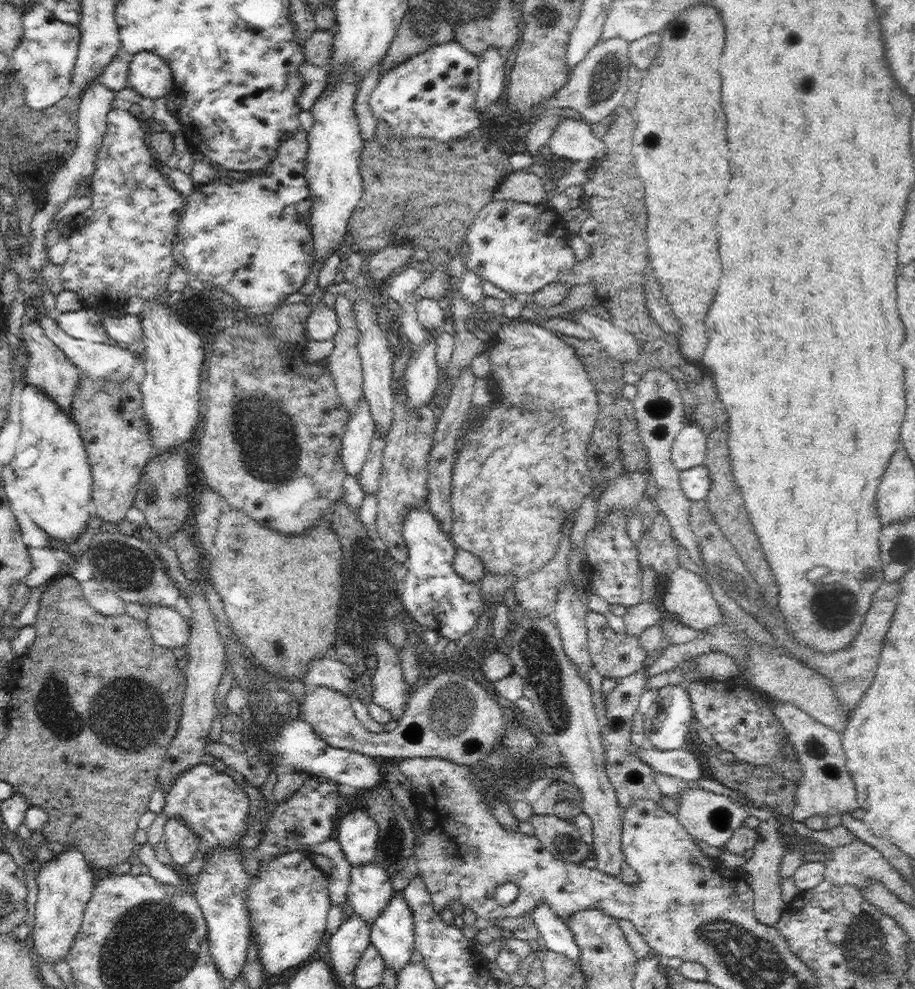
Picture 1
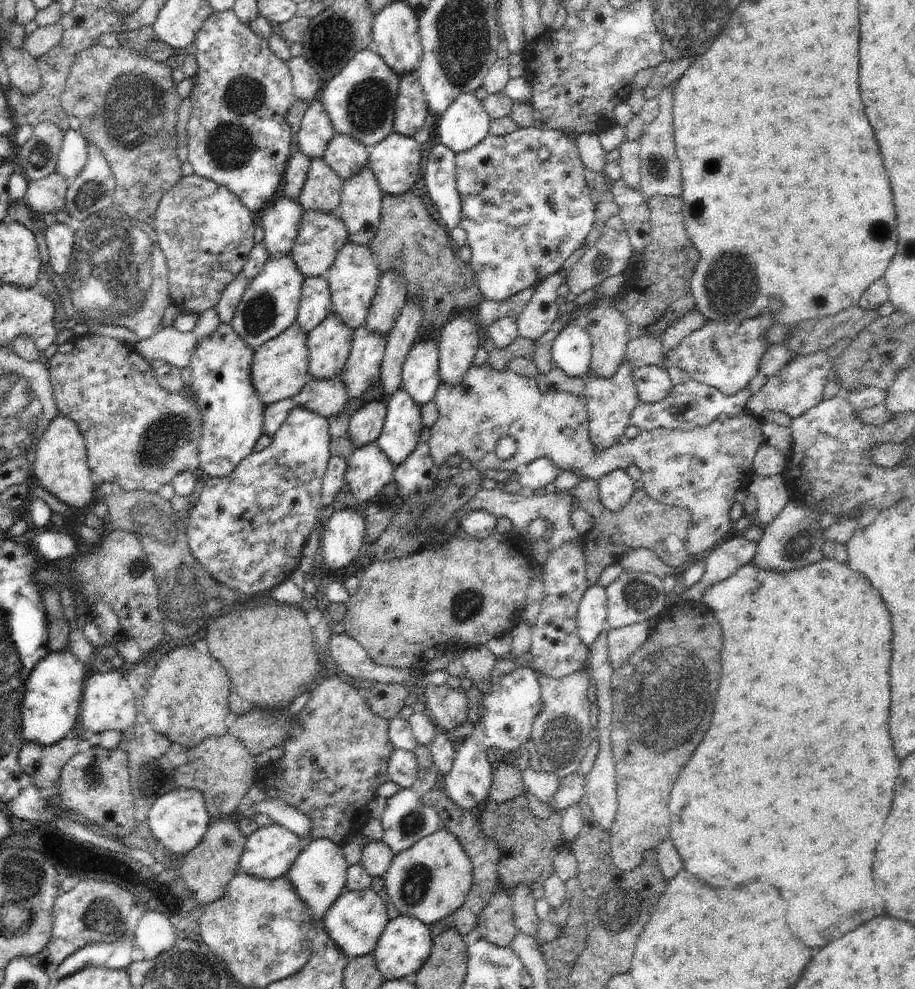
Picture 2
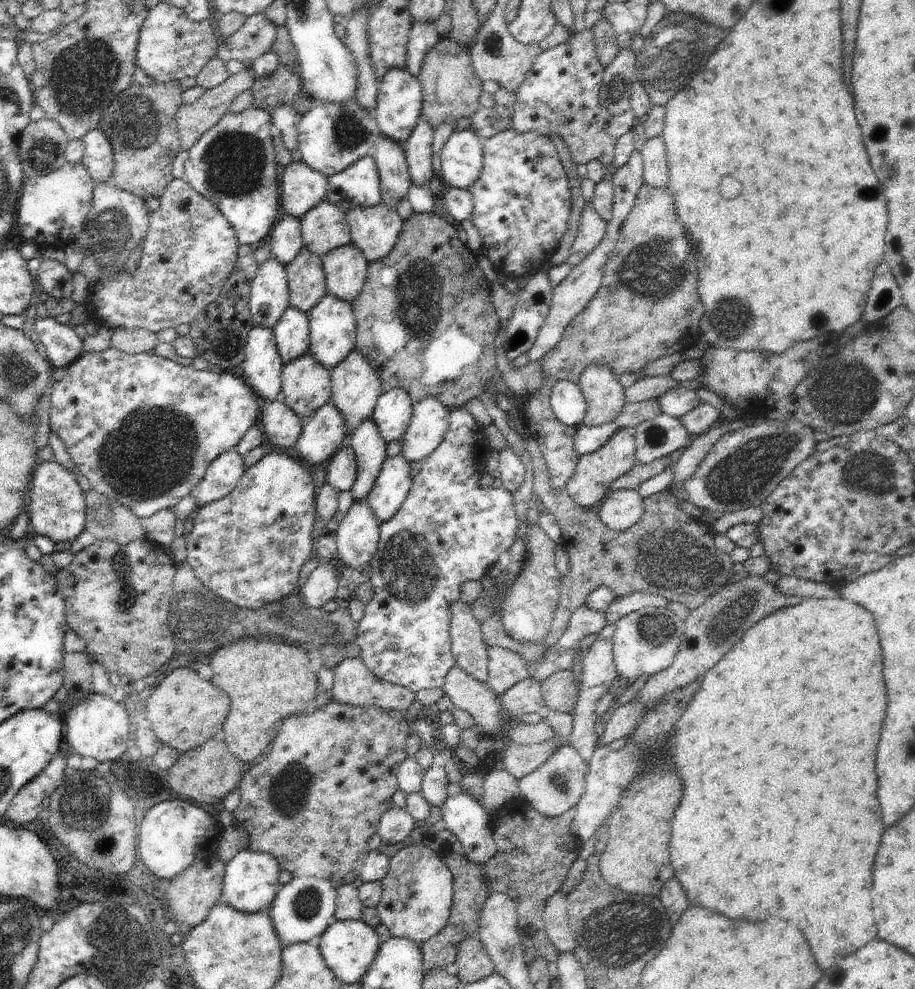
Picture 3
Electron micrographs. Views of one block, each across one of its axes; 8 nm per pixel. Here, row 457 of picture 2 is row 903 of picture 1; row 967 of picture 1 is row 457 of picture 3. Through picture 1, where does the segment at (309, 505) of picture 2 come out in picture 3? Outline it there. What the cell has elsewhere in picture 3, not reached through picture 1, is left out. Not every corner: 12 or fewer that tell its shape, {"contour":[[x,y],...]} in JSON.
{"contour":[[278,450],[196,509],[186,562],[240,608],[299,590],[308,465]]}

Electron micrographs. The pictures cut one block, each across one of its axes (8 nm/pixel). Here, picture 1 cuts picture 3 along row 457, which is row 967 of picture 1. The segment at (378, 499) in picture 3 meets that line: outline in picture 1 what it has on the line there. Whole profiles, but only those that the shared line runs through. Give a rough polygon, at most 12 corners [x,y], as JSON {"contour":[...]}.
{"contour":[[393,891],[370,943],[397,972],[415,950],[412,909]]}

